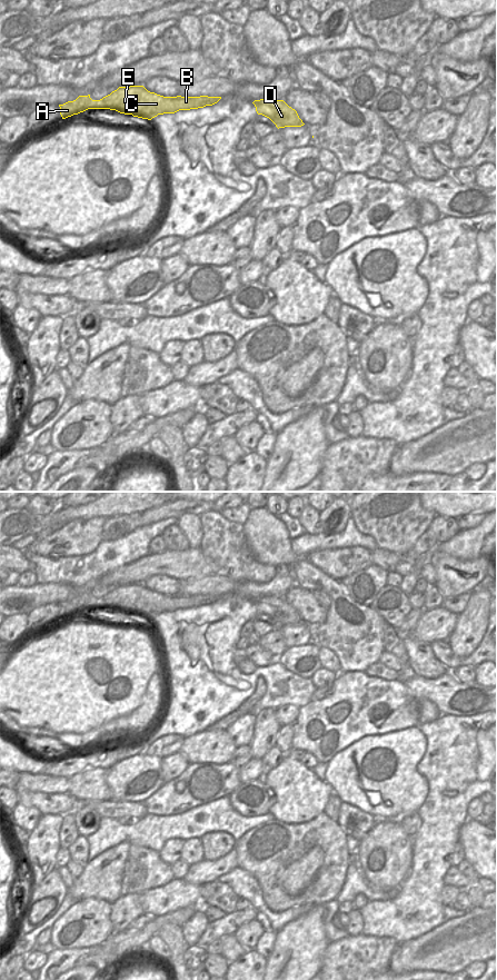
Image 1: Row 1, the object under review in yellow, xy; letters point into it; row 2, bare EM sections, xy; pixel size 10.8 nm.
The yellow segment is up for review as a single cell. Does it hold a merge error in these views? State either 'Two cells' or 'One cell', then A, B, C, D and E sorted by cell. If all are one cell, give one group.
Two cells. Groups: A / B C D E

